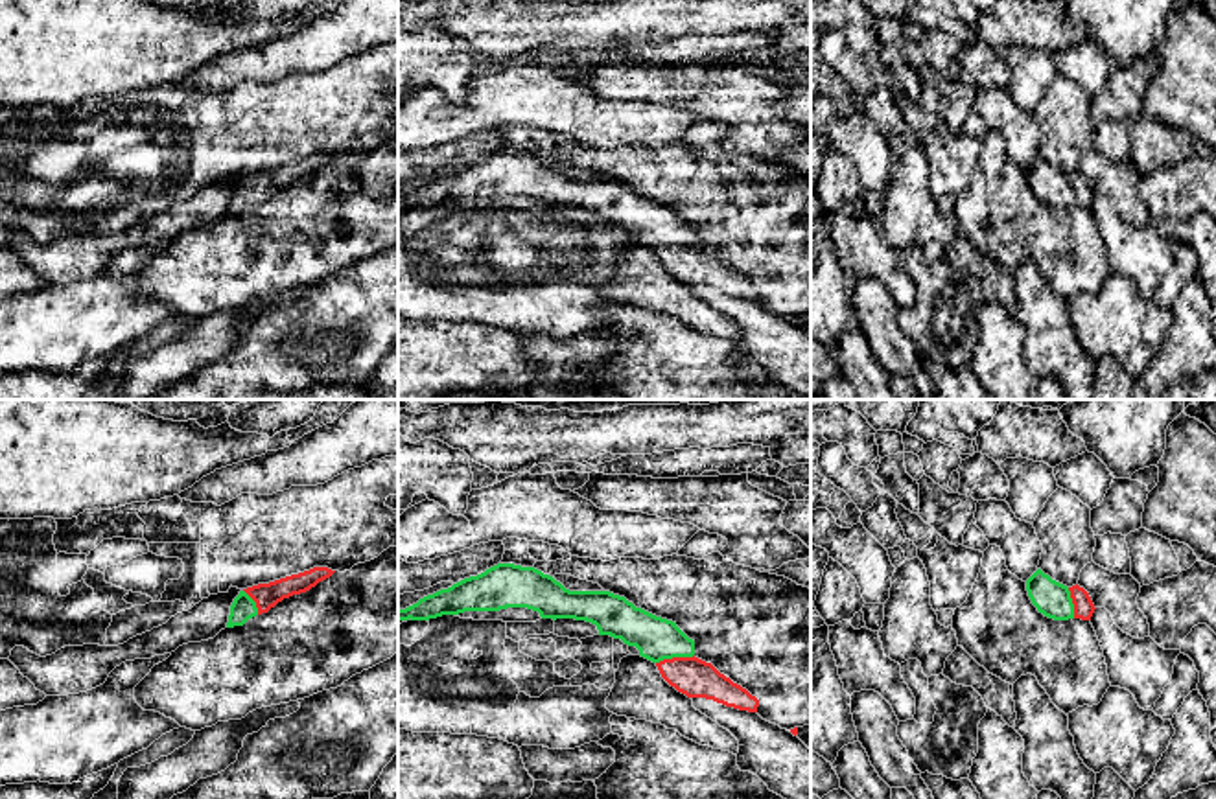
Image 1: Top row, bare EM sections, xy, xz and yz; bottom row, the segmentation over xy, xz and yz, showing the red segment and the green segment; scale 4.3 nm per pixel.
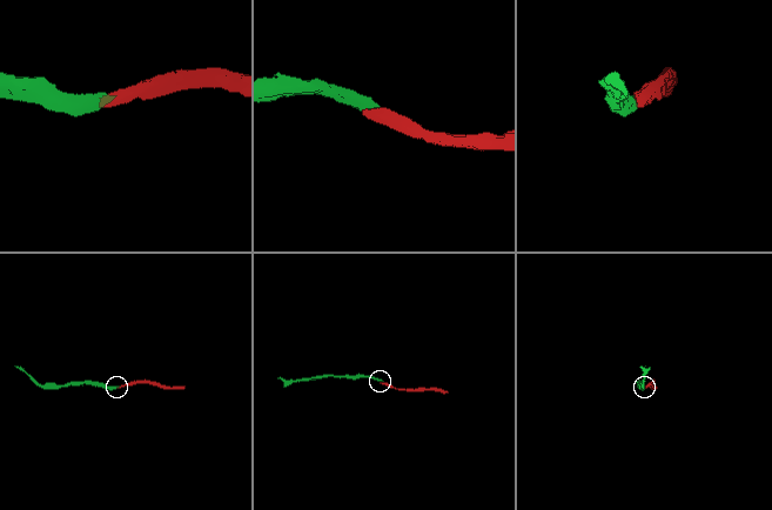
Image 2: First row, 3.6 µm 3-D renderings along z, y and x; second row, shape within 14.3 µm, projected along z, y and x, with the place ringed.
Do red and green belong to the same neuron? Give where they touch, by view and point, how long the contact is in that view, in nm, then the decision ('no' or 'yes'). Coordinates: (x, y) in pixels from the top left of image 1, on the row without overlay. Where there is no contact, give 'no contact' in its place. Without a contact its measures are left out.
meets red in xz at (675, 245); contact 170 nm long; yes

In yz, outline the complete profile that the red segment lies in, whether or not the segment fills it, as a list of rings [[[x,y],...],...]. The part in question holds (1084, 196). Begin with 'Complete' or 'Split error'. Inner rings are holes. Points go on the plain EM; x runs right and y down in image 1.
Split error. [[[1041,156],[1026,168],[1026,179],[1037,199],[1054,208],[1091,208],[1096,197],[1083,175],[1078,171],[1067,175],[1052,168]]]

